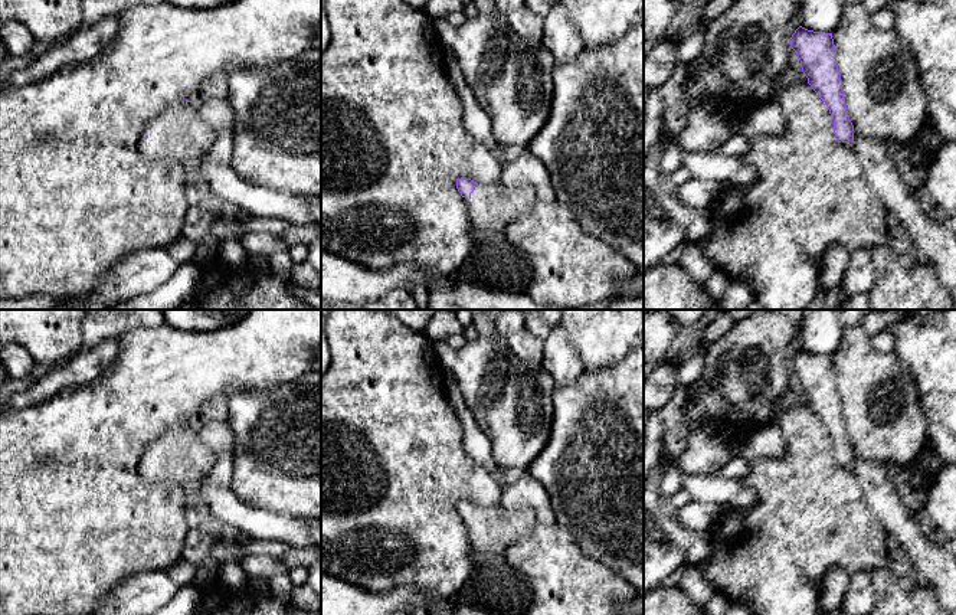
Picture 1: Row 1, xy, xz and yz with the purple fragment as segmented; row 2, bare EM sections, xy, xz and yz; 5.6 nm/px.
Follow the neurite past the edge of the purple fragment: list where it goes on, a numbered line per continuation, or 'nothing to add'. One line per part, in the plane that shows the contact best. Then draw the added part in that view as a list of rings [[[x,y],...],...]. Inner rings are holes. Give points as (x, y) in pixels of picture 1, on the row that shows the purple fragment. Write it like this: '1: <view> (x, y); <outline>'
1: yz (930, 242); [[[852,133],[852,141],[839,144],[855,153],[870,187],[888,213],[897,217],[903,243],[916,261],[936,266],[939,281],[956,302],[956,233],[923,212],[919,194],[913,194],[898,176],[888,154],[888,143]]]

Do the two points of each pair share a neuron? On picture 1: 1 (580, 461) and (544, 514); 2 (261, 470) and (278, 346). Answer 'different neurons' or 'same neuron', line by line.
1: different neurons
2: different neurons

